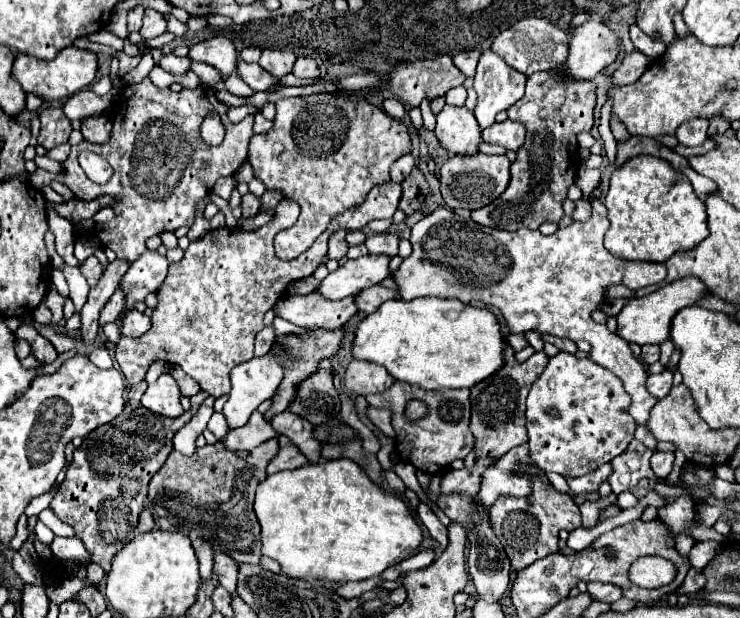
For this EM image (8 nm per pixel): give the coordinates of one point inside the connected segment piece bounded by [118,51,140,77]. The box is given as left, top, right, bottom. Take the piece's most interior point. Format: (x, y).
(127, 63)

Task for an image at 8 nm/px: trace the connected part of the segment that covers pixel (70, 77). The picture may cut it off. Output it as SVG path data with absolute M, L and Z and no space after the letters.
M66 47L62 49L52 61L36 59L30 55L16 55L14 67L12 67L12 77L22 85L26 93L34 93L40 99L68 99L76 91L82 91L88 87L98 71L98 59L94 51L88 49L78 49L78 47Z

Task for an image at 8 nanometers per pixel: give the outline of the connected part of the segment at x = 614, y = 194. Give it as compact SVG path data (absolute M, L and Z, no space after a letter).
M634 157L626 161L612 173L610 189L604 197L604 205L608 209L610 229L604 235L604 247L618 259L624 261L648 261L648 263L664 263L678 251L688 251L704 237L708 237L706 227L706 205L696 197L688 177L680 171L672 171L672 167L658 157Z

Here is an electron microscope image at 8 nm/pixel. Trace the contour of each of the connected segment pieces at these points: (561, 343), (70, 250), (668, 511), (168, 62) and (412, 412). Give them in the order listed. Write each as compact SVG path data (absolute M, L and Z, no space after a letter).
M542 335L542 339L548 341L548 343L554 343L560 351L568 351L568 353L576 353L578 351L576 343L572 343L570 339L562 339L562 337L554 337L554 335Z
M48 215L48 223L50 223L50 231L56 235L56 251L58 251L58 255L68 265L76 265L76 257L74 257L76 227L70 221L62 219L60 215Z
M688 493L680 495L674 503L664 505L658 509L658 517L670 527L672 535L676 533L688 533L686 531L686 523L694 521L694 501Z
M166 53L160 61L158 61L158 65L164 69L164 71L168 71L168 73L174 73L174 75L184 75L186 71L190 71L190 59L188 57L176 57L174 53Z
M410 401L408 407L406 407L406 415L408 415L412 421L424 417L424 413L426 413L426 405L424 405L422 401Z

